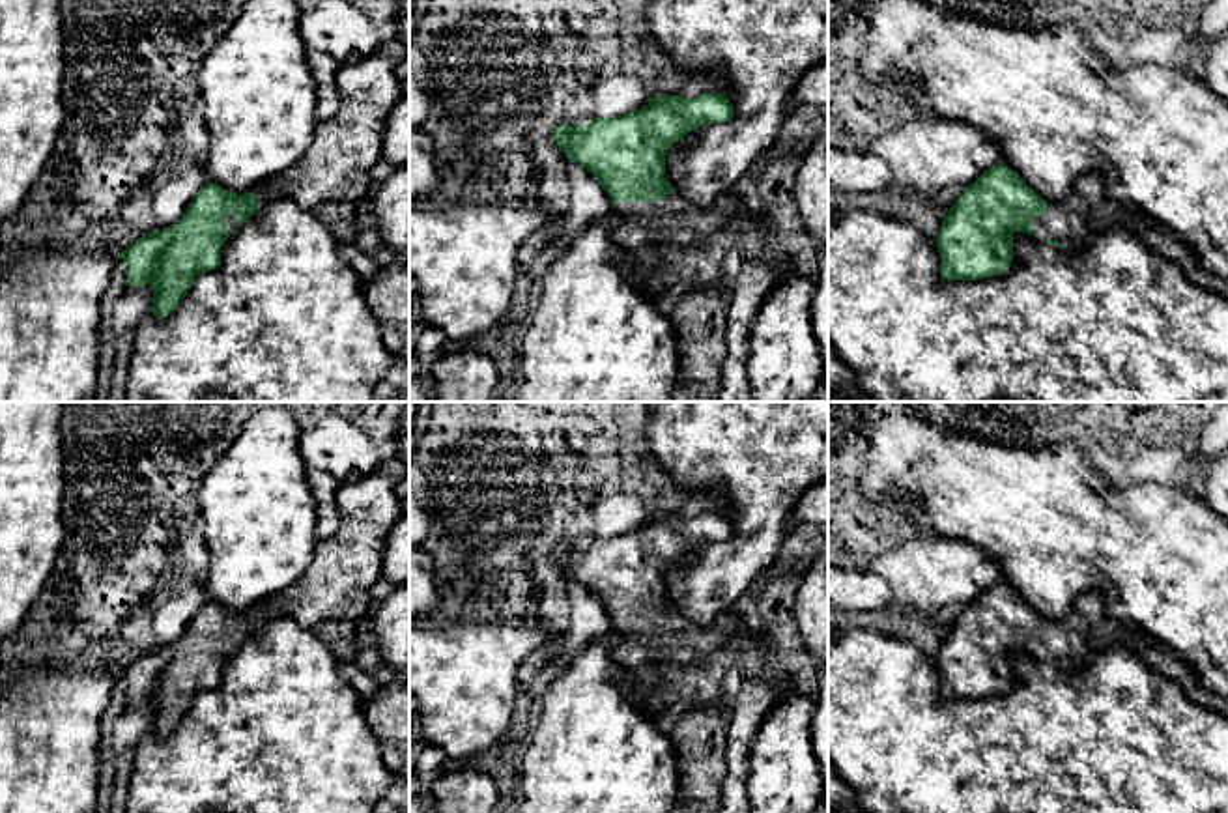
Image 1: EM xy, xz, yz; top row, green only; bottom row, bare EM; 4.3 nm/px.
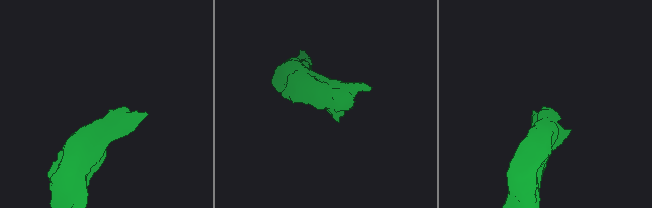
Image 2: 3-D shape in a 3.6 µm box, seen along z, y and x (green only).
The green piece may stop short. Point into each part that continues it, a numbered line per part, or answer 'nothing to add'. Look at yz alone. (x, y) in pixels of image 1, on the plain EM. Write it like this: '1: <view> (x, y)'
1: yz (1066, 640)

